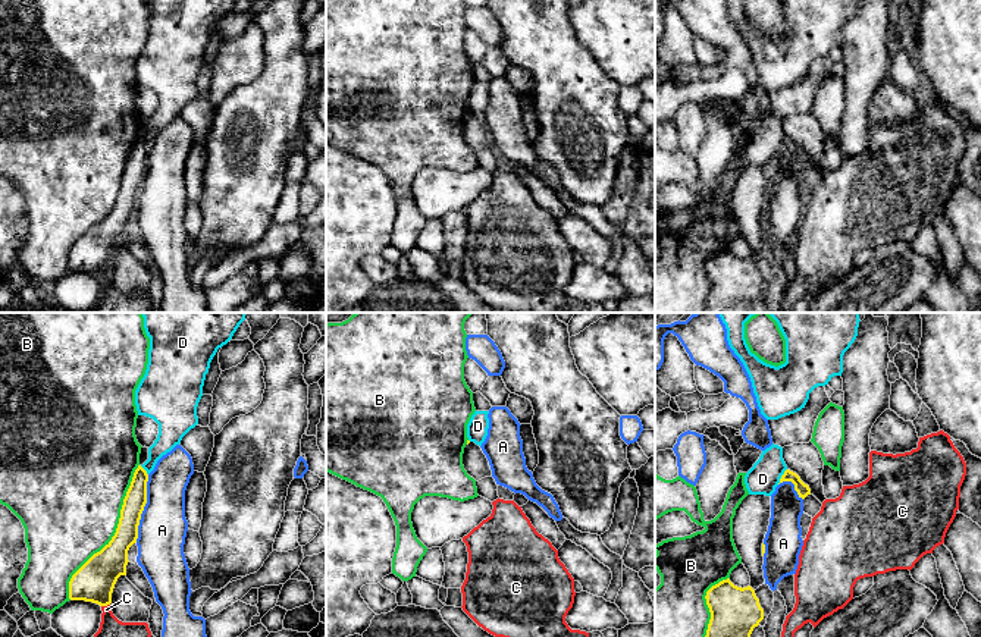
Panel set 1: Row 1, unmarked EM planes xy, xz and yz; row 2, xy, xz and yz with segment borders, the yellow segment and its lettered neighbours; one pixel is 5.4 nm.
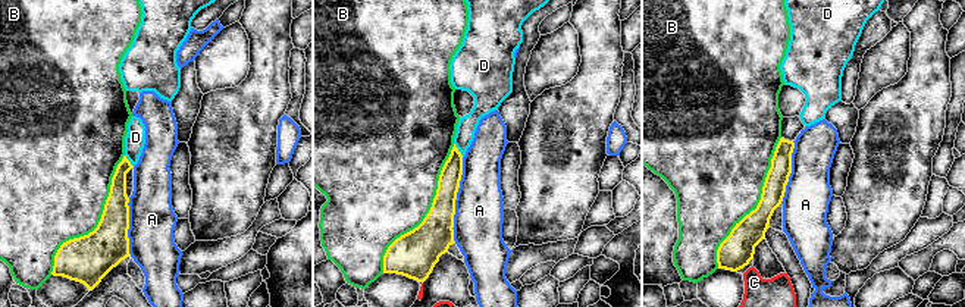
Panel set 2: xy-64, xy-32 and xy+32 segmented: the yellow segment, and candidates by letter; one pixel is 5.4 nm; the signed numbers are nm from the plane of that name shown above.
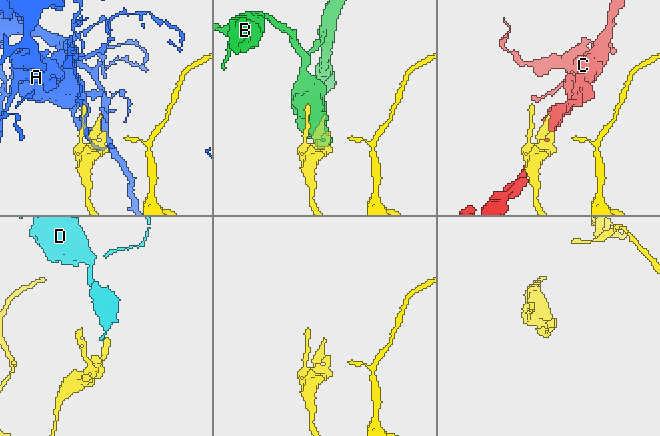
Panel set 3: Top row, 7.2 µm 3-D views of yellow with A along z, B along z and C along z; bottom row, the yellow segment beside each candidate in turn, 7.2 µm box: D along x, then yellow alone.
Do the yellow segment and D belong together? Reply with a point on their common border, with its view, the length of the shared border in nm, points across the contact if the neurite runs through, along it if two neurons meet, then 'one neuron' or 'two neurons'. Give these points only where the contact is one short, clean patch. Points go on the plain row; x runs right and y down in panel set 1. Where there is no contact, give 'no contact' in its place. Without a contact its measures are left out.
yz (782, 147) | 100 nm | along yz (786, 140), (777, 154) | two neurons

